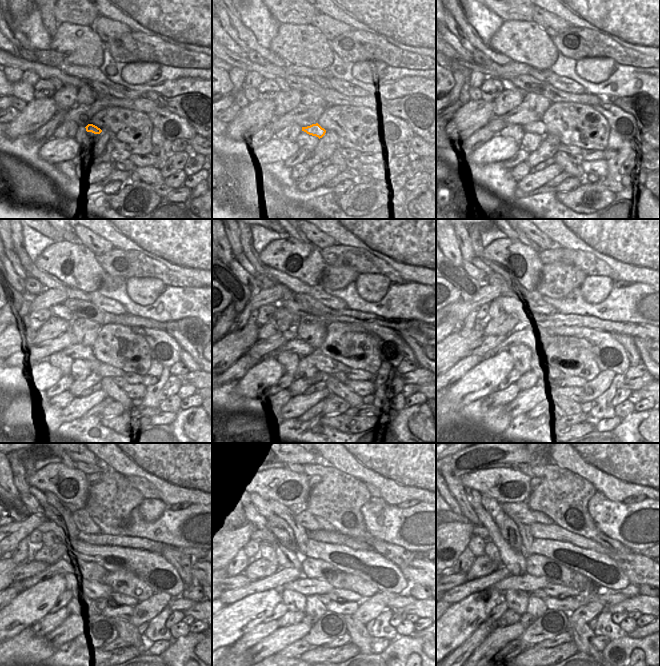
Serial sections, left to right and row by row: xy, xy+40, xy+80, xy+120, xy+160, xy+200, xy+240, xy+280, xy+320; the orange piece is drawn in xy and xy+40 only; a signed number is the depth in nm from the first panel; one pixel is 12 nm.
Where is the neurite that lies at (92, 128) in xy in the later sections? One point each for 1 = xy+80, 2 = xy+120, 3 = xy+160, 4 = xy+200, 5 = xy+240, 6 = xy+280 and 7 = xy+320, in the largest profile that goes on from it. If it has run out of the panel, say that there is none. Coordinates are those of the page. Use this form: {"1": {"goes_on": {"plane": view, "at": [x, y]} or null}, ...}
{"1": {"goes_on": {"plane": "xy+80", "at": [539, 128]}}, "2": {"goes_on": {"plane": "xy+120", "at": [78, 351]}}, "3": {"goes_on": {"plane": "xy+160", "at": [297, 346]}}, "4": {"goes_on": {"plane": "xy+200", "at": [518, 338]}}, "5": {"goes_on": {"plane": "xy+240", "at": [65, 564]}}, "6": {"goes_on": {"plane": "xy+280", "at": [282, 575]}}, "7": {"goes_on": {"plane": "xy+320", "at": [474, 586]}}}

